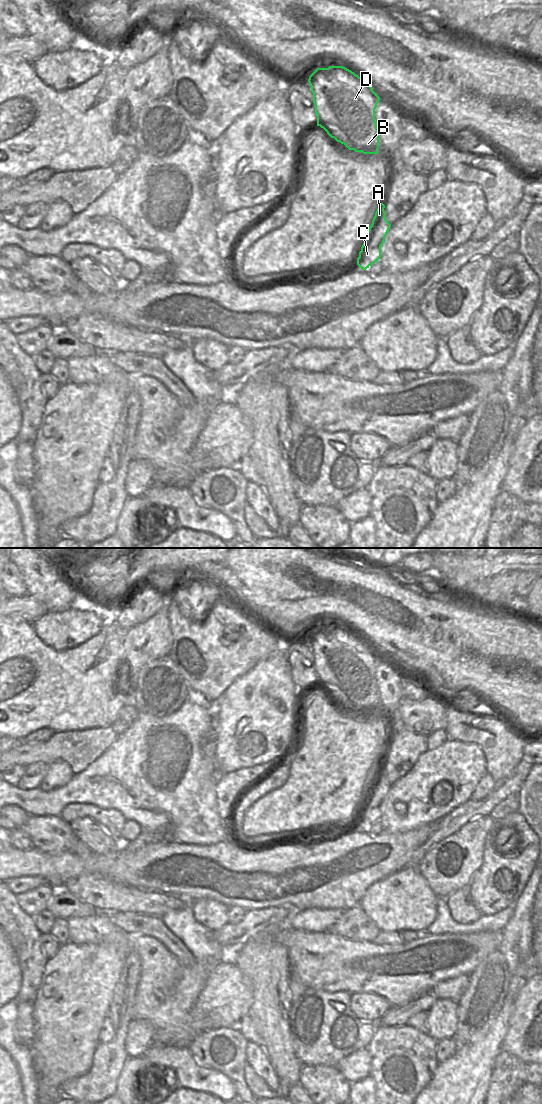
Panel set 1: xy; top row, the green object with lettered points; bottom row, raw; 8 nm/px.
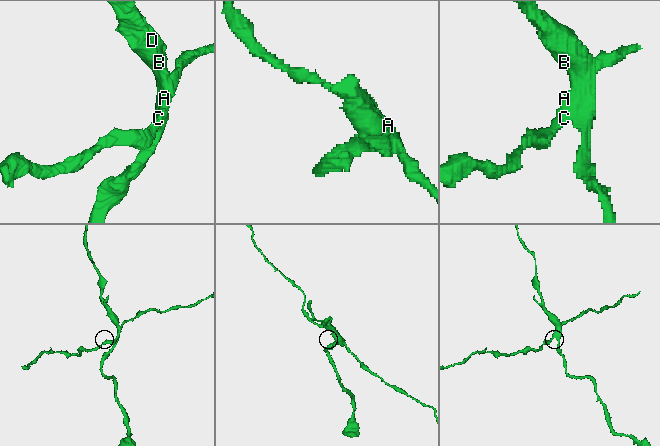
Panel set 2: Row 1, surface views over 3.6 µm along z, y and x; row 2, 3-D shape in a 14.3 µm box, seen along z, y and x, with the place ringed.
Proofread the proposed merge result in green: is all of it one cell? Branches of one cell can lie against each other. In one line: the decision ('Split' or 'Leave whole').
Split.

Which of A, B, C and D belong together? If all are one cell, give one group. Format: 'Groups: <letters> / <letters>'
Groups: A C / B D.

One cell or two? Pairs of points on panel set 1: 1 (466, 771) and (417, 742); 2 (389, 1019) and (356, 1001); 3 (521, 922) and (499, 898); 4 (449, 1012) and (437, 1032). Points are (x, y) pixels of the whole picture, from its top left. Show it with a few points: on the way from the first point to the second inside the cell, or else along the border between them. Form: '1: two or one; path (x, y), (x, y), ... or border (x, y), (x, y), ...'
1: two; border (427, 750), (411, 768)
2: two; border (393, 1007), (377, 1022)
3: two; border (523, 889), (519, 897), (511, 905), (486, 916)
4: one; path (444, 1017), (440, 1027)

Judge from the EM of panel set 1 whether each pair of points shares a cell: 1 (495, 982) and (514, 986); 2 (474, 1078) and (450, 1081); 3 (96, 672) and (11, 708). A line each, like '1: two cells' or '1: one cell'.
1: two cells
2: one cell
3: one cell

